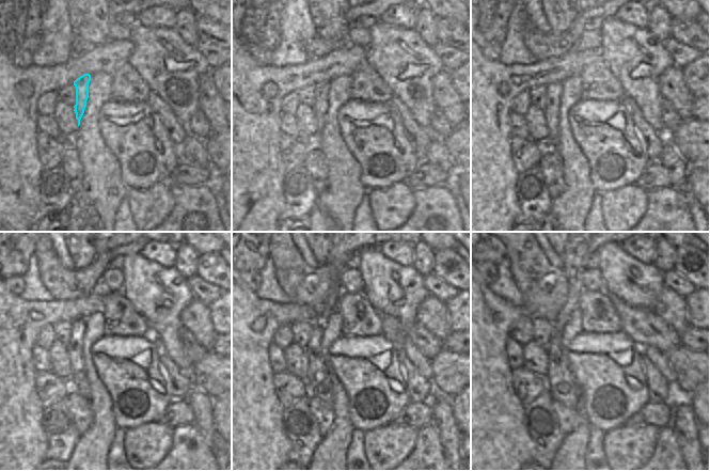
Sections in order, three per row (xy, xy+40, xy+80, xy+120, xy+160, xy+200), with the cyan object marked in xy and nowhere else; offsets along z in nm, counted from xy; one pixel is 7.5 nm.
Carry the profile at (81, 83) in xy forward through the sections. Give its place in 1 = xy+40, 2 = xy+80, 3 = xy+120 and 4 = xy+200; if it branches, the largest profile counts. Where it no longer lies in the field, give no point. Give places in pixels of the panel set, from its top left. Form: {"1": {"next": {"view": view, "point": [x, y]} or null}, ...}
{"1": {"next": {"view": "xy+40", "point": [320, 105]}}, "2": {"next": {"view": "xy+80", "point": [554, 90]}}, "3": {"next": {"view": "xy+120", "point": [77, 381]}}, "4": {"next": {"view": "xy+200", "point": [563, 388]}}}

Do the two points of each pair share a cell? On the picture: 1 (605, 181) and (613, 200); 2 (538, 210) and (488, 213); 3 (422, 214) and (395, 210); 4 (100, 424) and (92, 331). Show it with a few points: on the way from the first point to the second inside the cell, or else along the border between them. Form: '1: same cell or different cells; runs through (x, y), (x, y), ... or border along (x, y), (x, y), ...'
1: different cells; border along (633, 183), (606, 190), (603, 193)
2: different cells; border along (515, 187), (519, 203), (519, 220)
3: different cells; border along (413, 189), (414, 208), (406, 220)
4: same cell; runs through (99, 401), (89, 369), (87, 355)

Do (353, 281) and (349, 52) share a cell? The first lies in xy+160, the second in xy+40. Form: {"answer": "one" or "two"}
{"answer": "two"}

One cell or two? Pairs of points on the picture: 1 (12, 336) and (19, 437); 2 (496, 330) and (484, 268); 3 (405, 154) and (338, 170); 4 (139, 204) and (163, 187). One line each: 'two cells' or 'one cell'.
1: one cell
2: two cells
3: two cells
4: one cell

